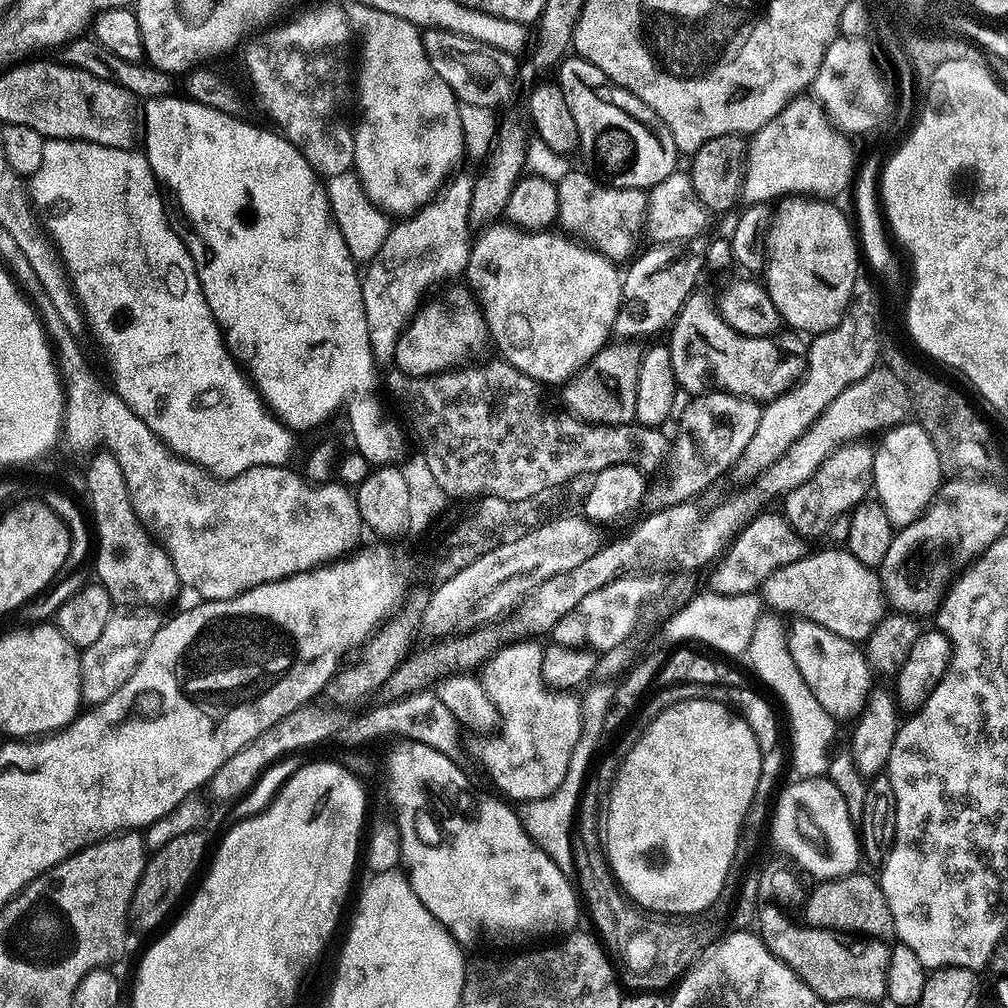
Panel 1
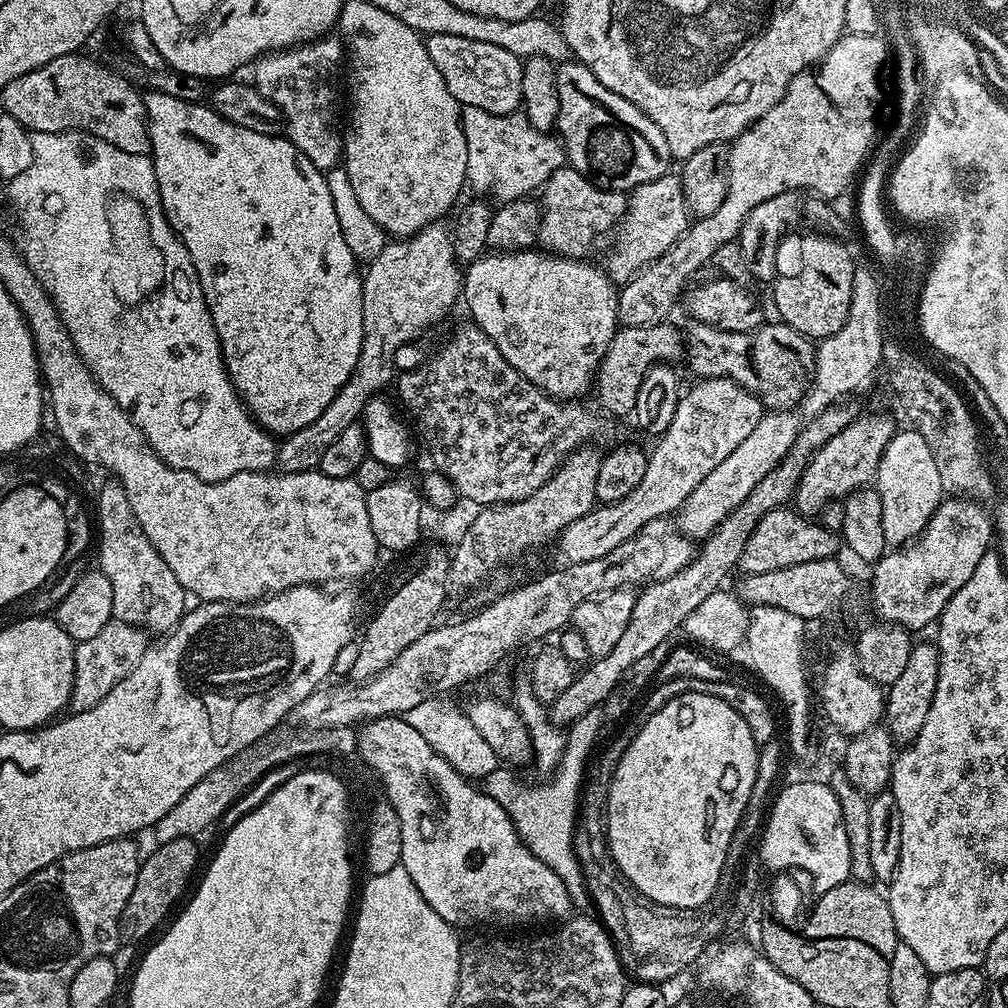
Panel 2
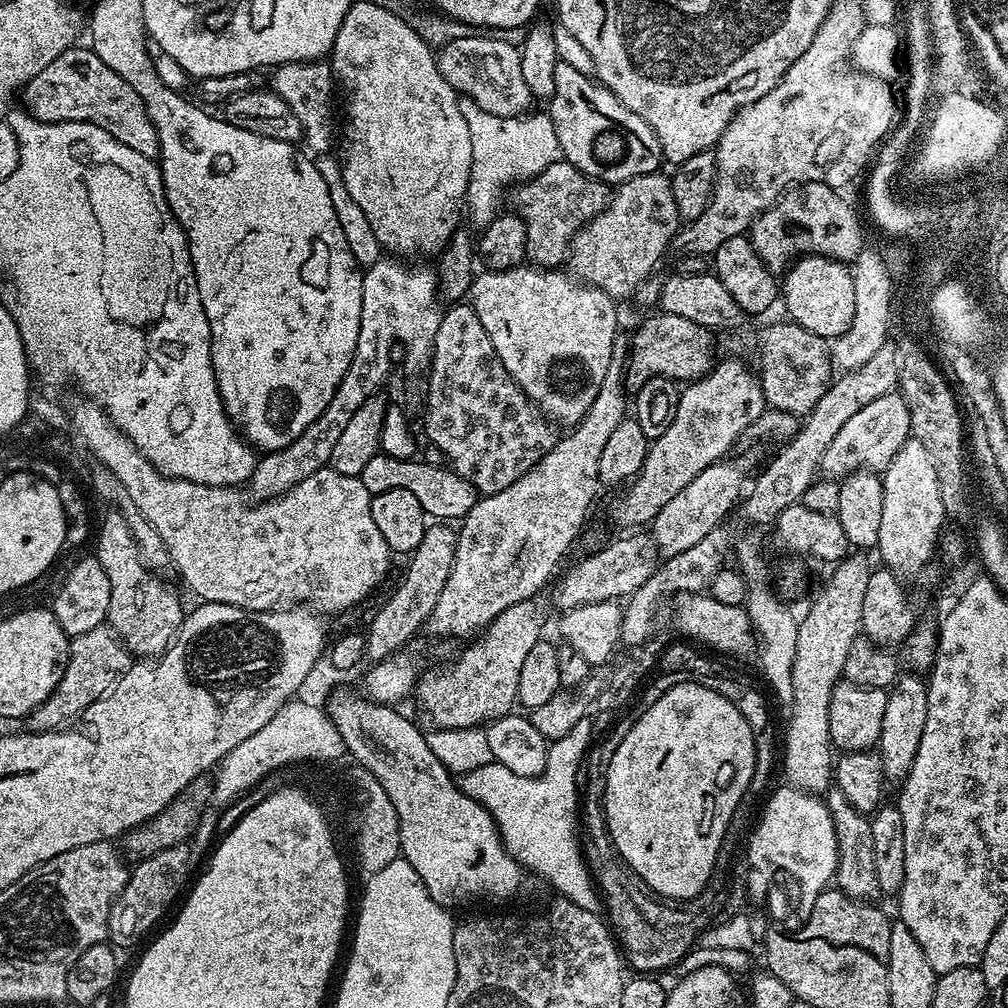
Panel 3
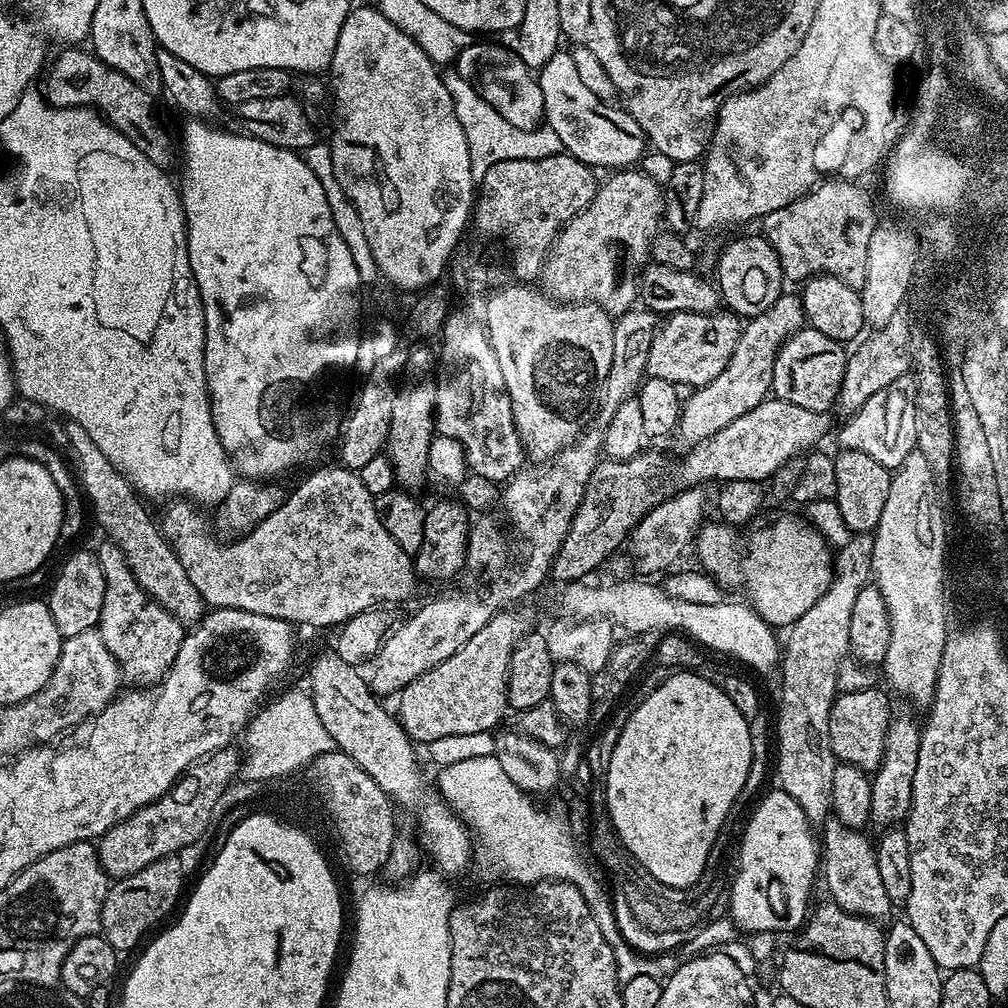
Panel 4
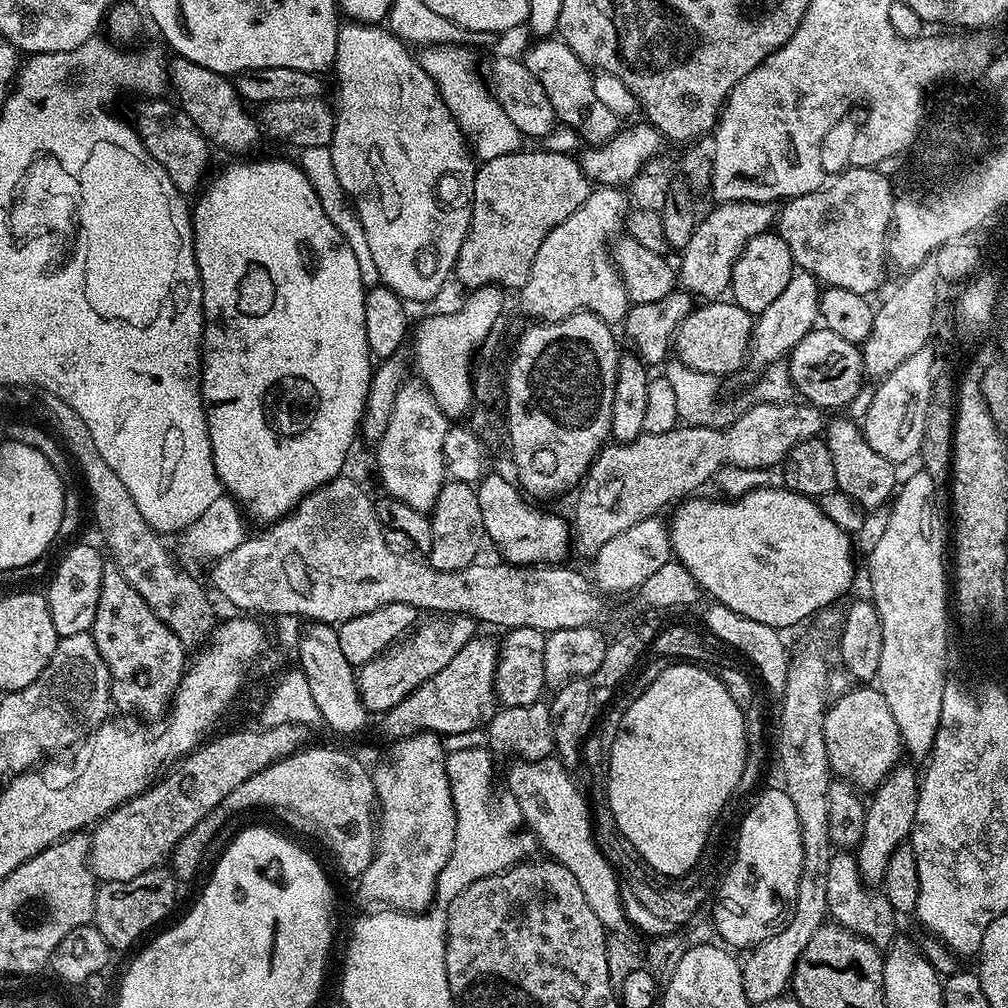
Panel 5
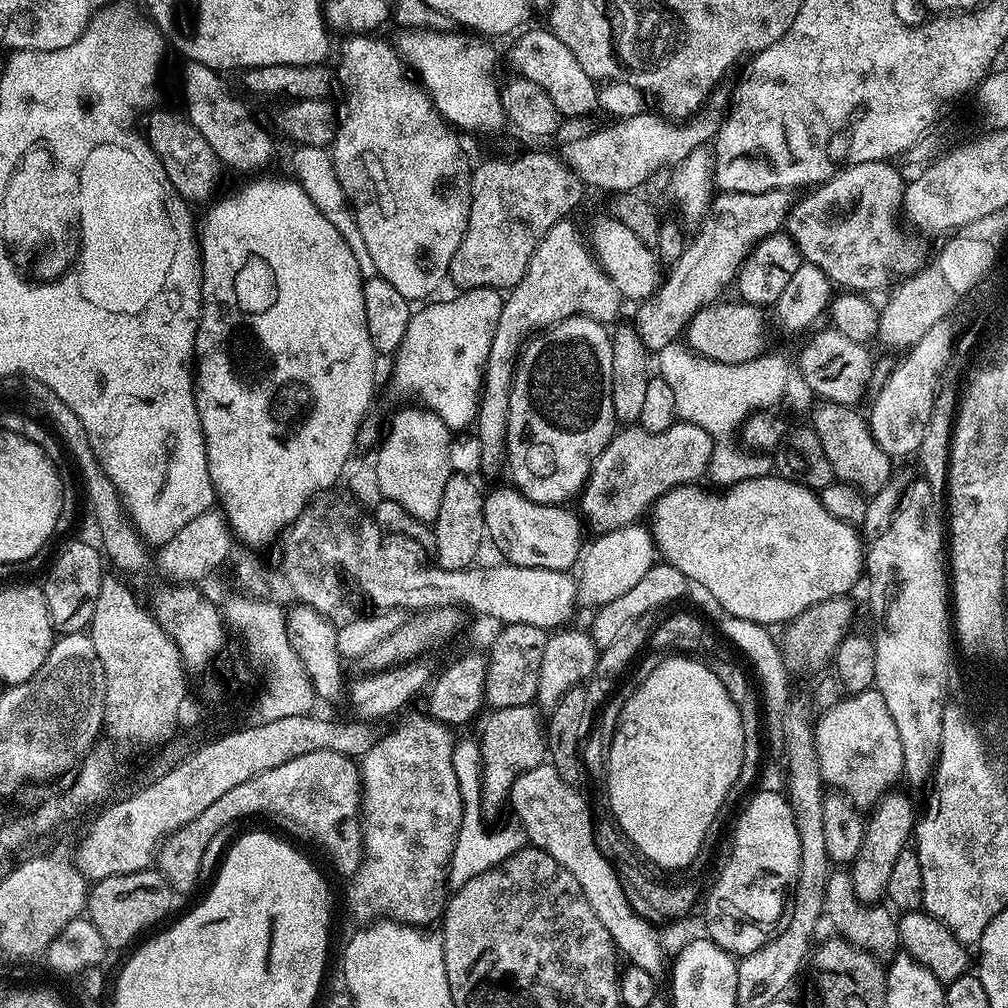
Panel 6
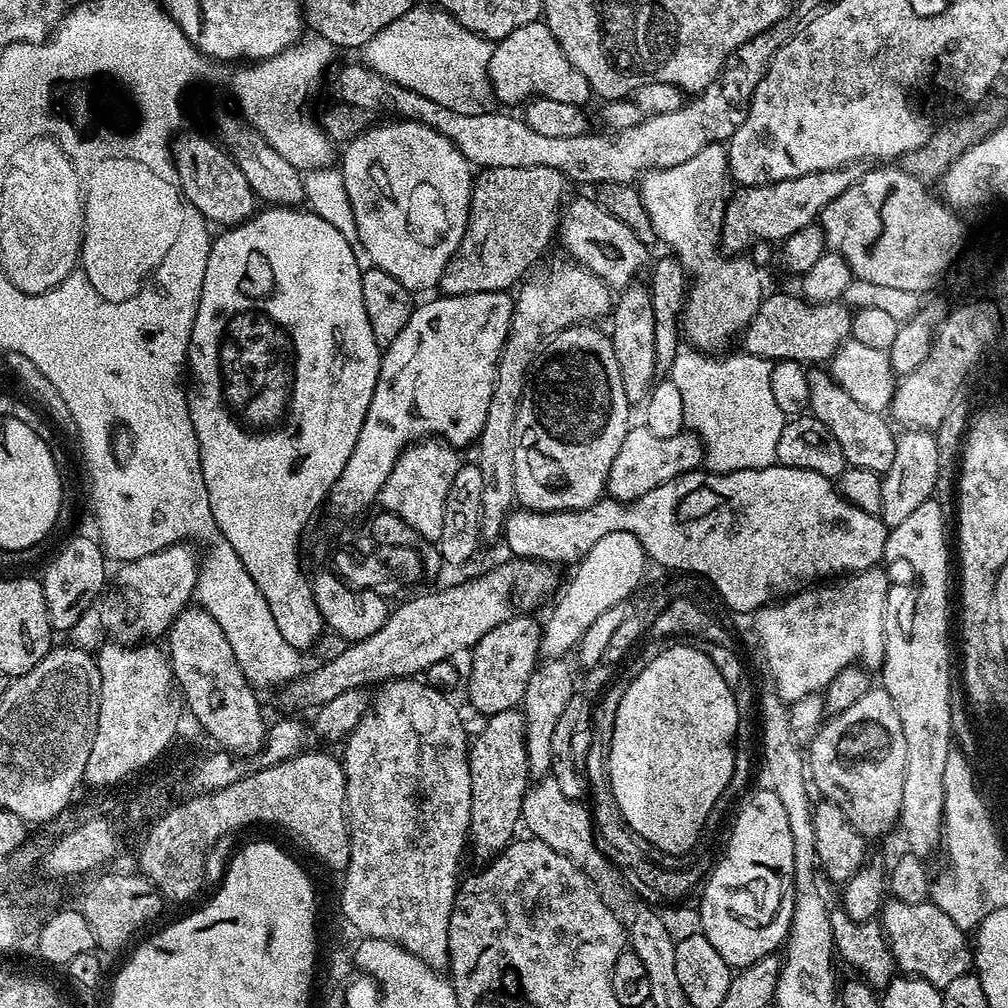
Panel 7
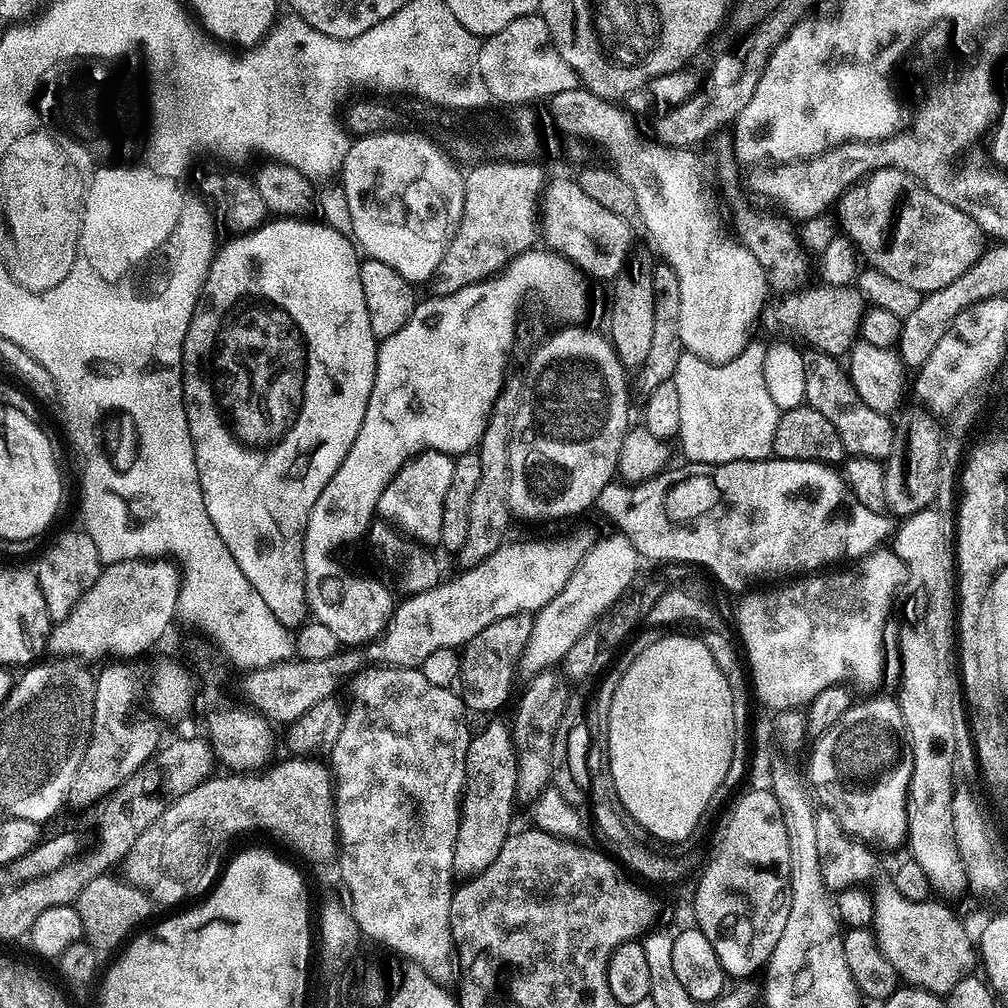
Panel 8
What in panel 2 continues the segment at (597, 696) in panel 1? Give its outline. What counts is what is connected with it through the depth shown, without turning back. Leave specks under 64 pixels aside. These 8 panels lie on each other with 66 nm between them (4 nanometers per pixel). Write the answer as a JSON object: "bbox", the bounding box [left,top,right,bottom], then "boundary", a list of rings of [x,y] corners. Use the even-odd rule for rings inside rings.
{"bbox":[484,709,604,914],"boundary":[[[593,709],[573,721],[566,730],[565,743],[563,753],[561,754],[560,764],[555,772],[549,777],[550,780],[538,786],[526,788],[518,784],[513,774],[506,770],[507,767],[500,766],[484,780],[484,790],[488,796],[494,798],[500,806],[507,812],[507,816],[512,820],[512,824],[516,828],[520,840],[523,841],[527,849],[535,854],[540,861],[549,866],[552,871],[557,874],[558,878],[562,880],[563,885],[567,890],[568,896],[573,905],[573,909],[580,914],[586,914],[591,911],[591,897],[588,895],[588,890],[585,886],[584,875],[581,872],[576,872],[576,867],[570,862],[570,851],[573,846],[568,846],[568,836],[575,836],[575,834],[568,834],[568,830],[552,830],[552,816],[570,816],[570,814],[578,814],[579,811],[579,795],[583,785],[584,774],[587,771],[587,762],[593,753],[594,747],[601,726],[604,726],[604,719],[599,709]]]}

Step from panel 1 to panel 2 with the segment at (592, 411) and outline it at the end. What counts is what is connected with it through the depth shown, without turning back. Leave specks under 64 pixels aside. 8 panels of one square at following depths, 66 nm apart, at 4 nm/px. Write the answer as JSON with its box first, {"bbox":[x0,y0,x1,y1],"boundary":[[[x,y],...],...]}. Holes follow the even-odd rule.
{"bbox":[594,322,686,417],"boundary":[[[661,322],[637,328],[621,327],[610,342],[608,353],[600,359],[600,367],[594,377],[594,393],[596,400],[612,416],[631,417],[634,402],[638,394],[638,386],[642,386],[642,378],[656,364],[676,362],[686,352],[686,340],[672,322]]]}

